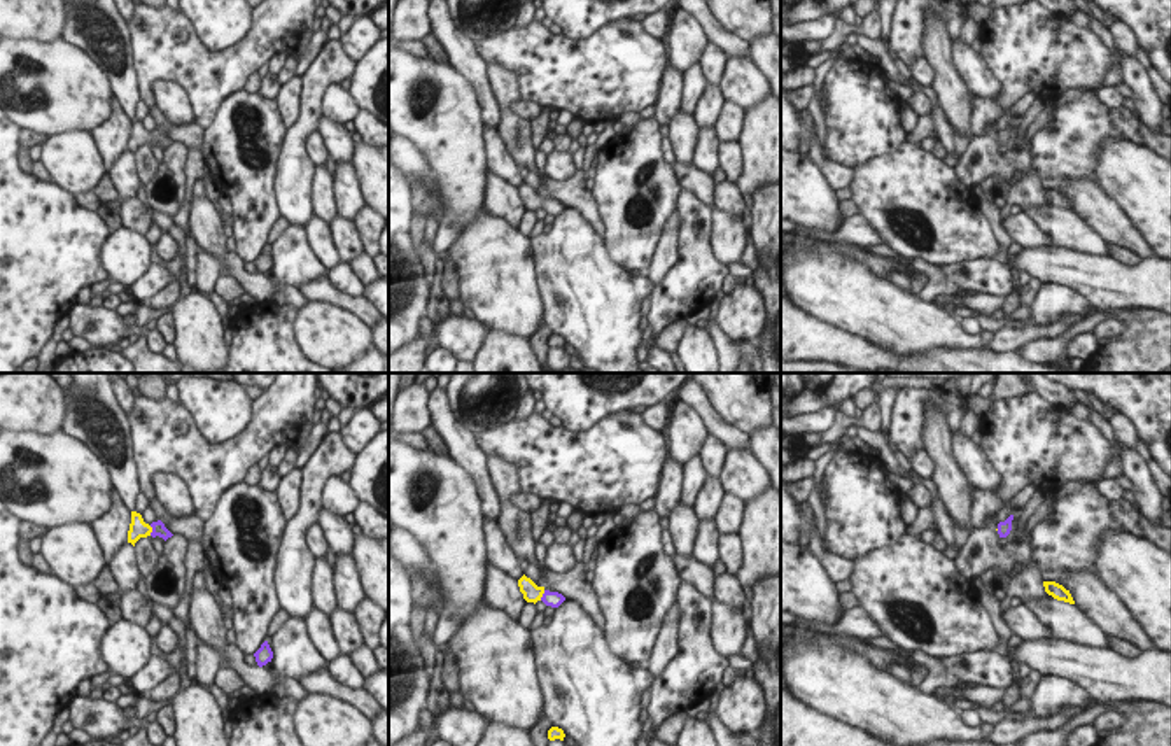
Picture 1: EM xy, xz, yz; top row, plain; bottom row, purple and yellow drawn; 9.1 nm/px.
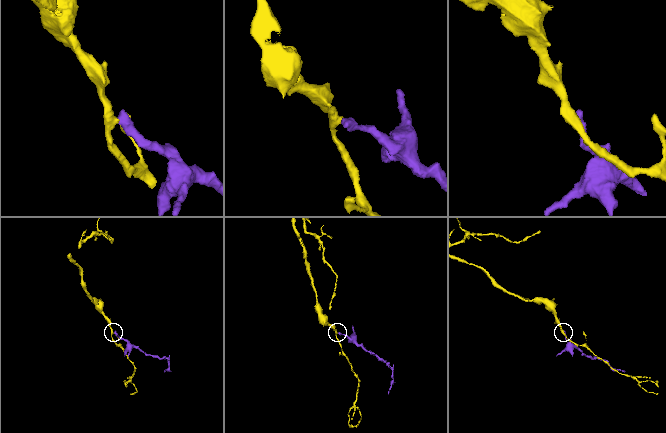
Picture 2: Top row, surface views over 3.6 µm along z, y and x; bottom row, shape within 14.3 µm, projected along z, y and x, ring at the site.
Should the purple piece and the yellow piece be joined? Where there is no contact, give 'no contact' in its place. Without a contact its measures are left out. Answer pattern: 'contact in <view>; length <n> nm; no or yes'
contact in xy; length 100 nm; yes

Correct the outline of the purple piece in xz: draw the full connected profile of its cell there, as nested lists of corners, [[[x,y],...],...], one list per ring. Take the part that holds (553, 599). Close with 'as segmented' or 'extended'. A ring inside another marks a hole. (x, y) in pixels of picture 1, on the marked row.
[[[525,574],[518,580],[520,592],[527,602],[543,601],[546,606],[558,608],[565,597],[558,592],[550,592],[544,587],[537,587],[530,578]]] | extended

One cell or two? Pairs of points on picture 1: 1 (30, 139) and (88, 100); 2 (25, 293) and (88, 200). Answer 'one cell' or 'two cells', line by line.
1: two cells
2: two cells

